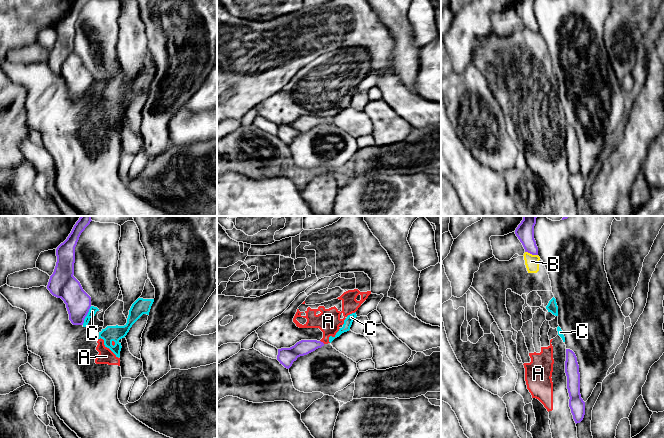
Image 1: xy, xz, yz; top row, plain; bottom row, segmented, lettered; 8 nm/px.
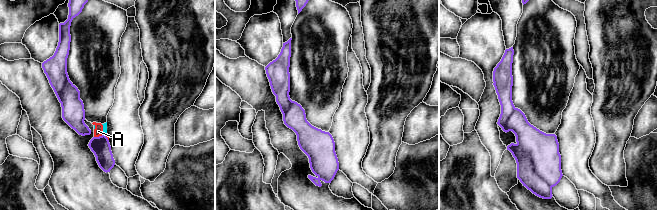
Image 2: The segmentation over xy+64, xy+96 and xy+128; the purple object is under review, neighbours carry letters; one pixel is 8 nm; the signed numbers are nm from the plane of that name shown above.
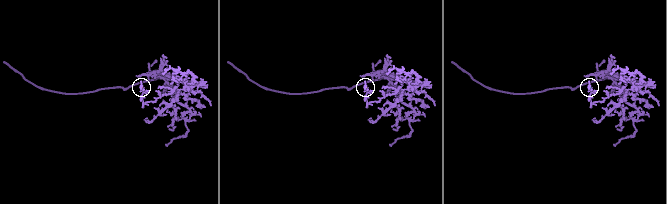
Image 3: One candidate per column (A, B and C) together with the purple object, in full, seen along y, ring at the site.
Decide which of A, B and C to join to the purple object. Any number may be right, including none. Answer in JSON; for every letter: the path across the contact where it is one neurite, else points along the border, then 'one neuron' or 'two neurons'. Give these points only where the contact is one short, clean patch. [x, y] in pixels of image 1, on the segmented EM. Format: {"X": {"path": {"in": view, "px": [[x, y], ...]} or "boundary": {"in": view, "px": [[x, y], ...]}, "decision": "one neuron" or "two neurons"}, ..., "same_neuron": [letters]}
{"A": {"boundary": {"in": "xz", "px": [[320, 340], [324, 343]]}, "decision": "two neurons"}, "B": {"boundary": {"in": "yz", "px": [[525, 251], [537, 255]]}, "decision": "two neurons"}, "C": {"boundary": {"in": "xy", "px": [[91, 306], [82, 324]]}, "decision": "two neurons"}, "same_neuron": []}

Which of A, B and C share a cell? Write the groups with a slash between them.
A B C

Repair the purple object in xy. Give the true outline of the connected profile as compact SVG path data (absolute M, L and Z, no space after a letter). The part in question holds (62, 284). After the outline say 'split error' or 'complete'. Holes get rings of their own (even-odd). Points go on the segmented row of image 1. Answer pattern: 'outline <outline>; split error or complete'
outline M81 216L67 239L56 249L57 262L50 276L47 289L66 304L69 320L73 325L83 325L91 307L91 297L73 276L75 247L81 233L91 222L91 216Z; complete

